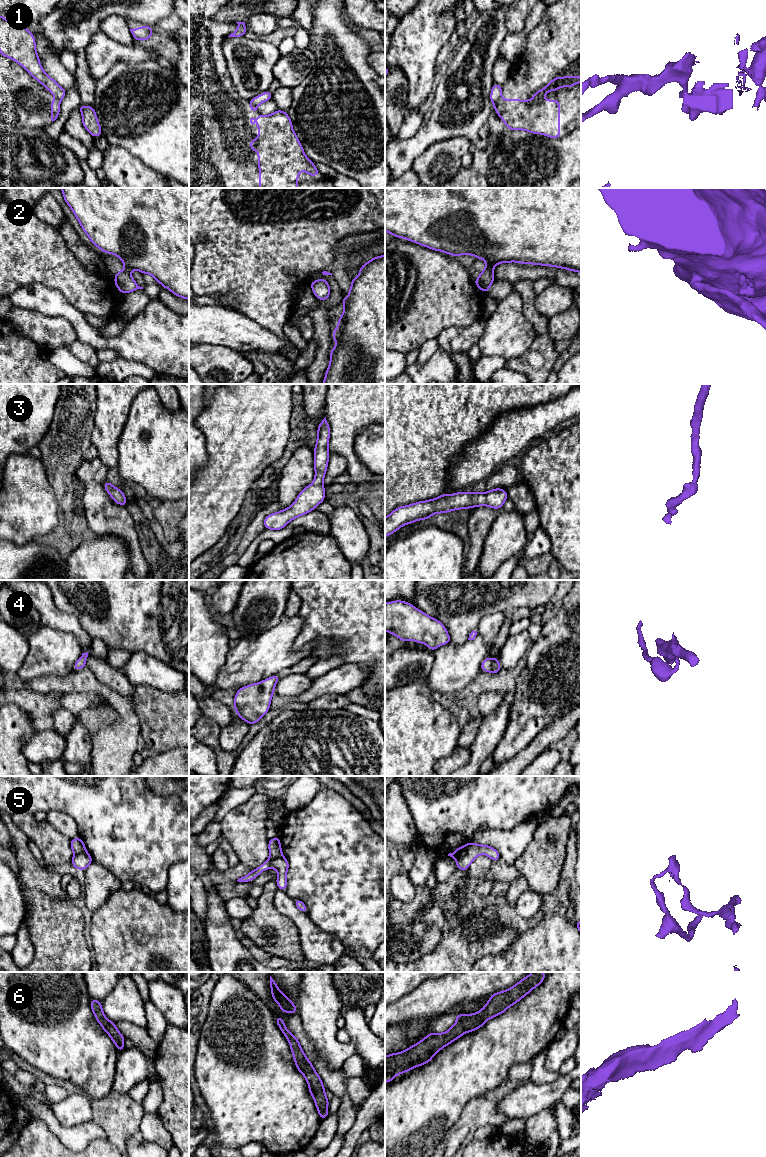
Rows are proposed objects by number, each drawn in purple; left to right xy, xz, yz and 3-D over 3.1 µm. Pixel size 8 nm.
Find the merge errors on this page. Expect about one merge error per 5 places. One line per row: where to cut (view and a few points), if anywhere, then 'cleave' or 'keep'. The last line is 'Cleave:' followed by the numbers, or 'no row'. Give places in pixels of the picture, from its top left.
1: yz (501, 96), (493, 104) | cleave
2: no cut | keep
3: no cut | keep
4: no cut | keep
5: yz (473, 843), (456, 859) | cleave
6: no cut | keep
Cleave: 1, 5

